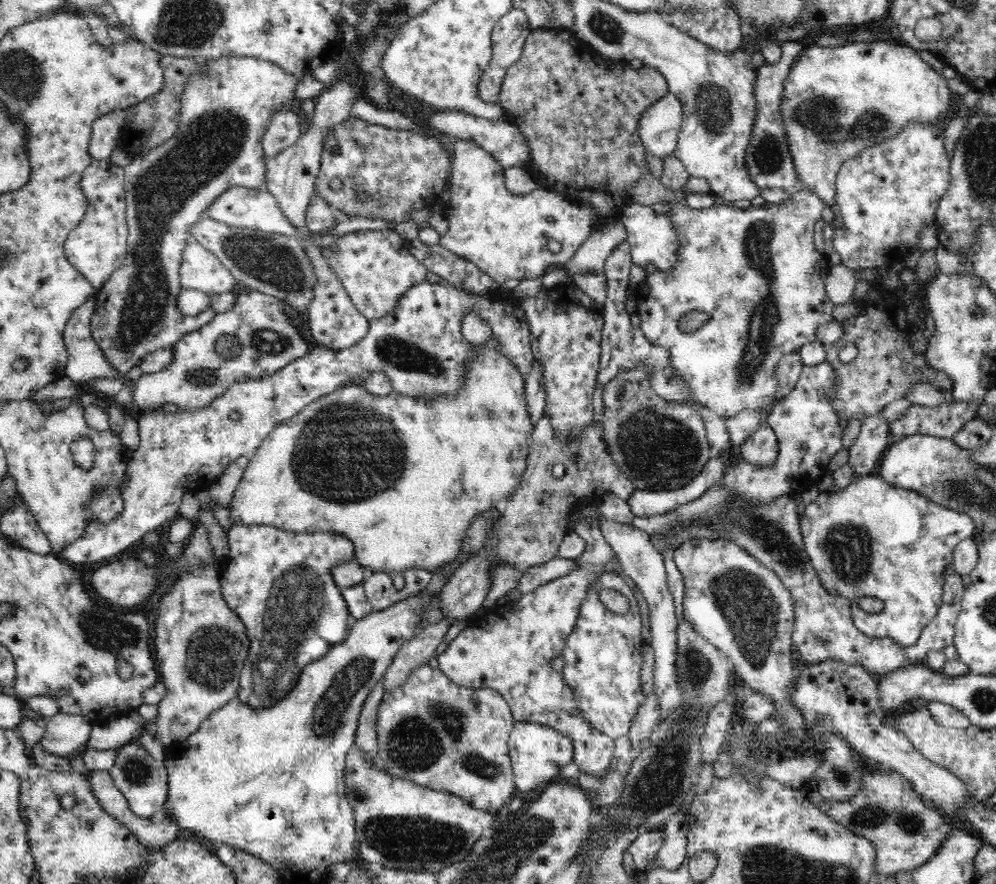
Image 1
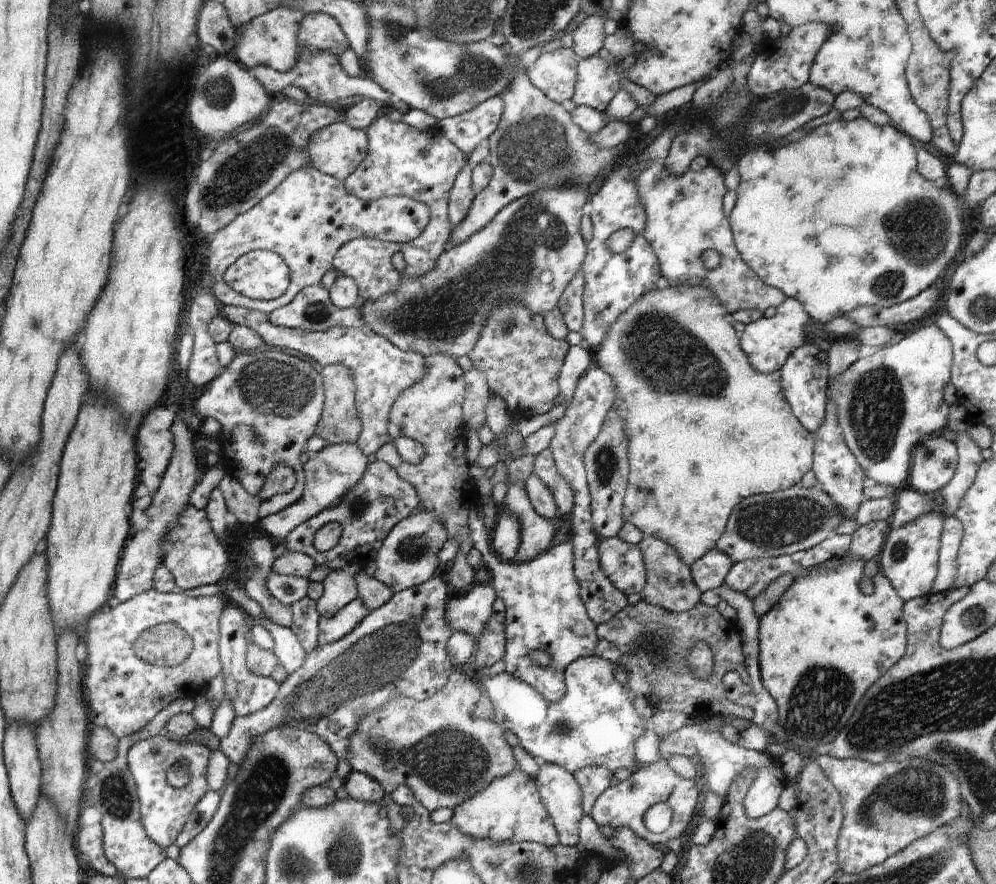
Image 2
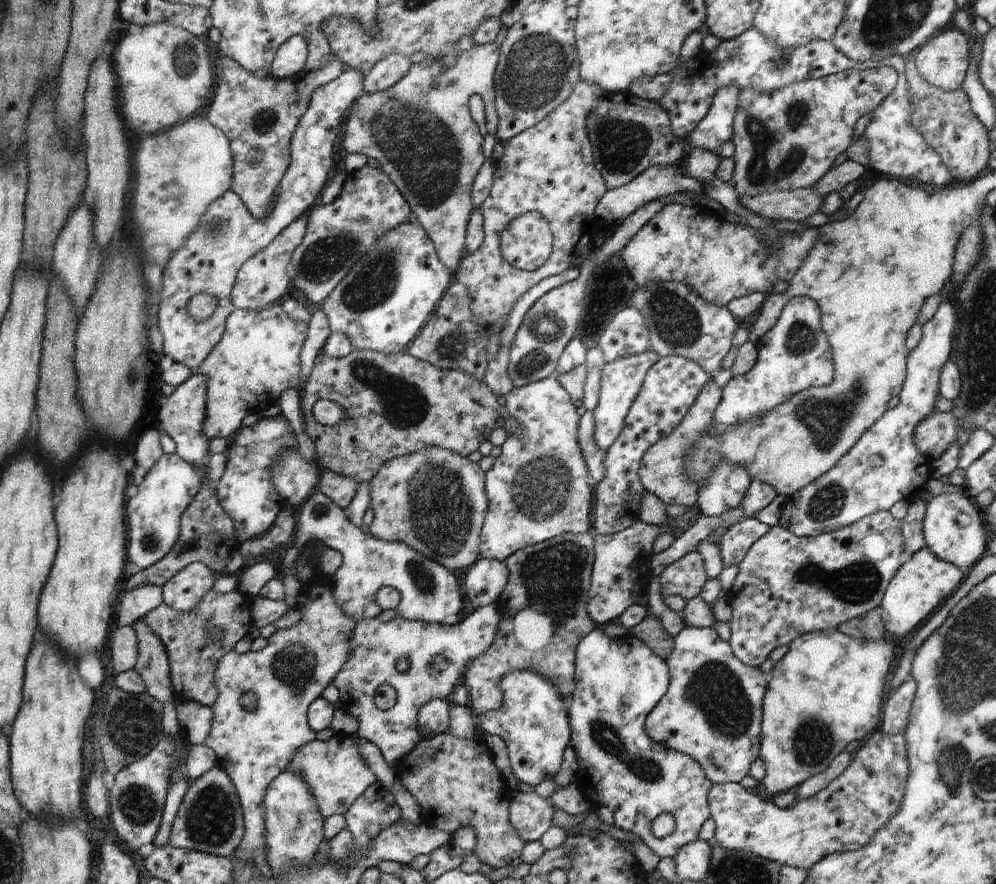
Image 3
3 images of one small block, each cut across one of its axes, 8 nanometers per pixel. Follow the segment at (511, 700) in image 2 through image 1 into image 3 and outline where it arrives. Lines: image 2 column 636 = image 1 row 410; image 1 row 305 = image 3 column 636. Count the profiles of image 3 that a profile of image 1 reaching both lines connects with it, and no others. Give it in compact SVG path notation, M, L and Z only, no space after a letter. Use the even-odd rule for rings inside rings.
M598 626L580 640L575 658L576 684L567 703L571 730L569 746L578 762L575 782L594 807L606 806L614 812L616 827L637 835L660 858L673 858L682 846L699 839L702 825L711 818L708 791L712 788L713 782L706 778L699 762L687 754L658 744L646 734L644 725L648 713L652 712L668 692L670 684L668 665L633 634L610 638ZM662 812L674 818L676 830L672 832L672 836L654 838L650 832L652 821Z

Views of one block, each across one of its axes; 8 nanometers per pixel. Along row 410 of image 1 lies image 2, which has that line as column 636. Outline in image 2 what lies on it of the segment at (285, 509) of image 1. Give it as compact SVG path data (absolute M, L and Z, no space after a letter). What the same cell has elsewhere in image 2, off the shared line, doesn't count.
M663 282L655 289L646 291L607 328L603 340L599 345L593 346L590 353L593 358L592 365L600 367L611 376L615 397L609 415L621 420L625 435L628 437L630 472L623 496L623 519L638 528L644 537L656 537L675 548L678 556L688 566L694 564L708 551L717 548L717 540L724 534L728 519L732 517L732 510L740 500L760 492L765 495L796 486L800 484L804 474L813 467L814 436L800 424L790 403L785 399L781 372L760 374L752 368L740 348L737 332L727 310L709 288L702 285L670 285Z

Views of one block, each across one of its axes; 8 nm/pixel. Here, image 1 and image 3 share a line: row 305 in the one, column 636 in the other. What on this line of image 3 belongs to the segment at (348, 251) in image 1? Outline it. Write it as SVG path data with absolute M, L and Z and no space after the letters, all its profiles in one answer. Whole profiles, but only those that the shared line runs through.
M652 349L646 350L638 356L627 356L619 358L611 363L606 363L601 372L601 388L599 394L599 401L594 413L594 442L600 450L606 452L620 432L624 428L624 419L634 402L635 396L638 396L643 380L649 368L652 368L661 356L658 356Z

